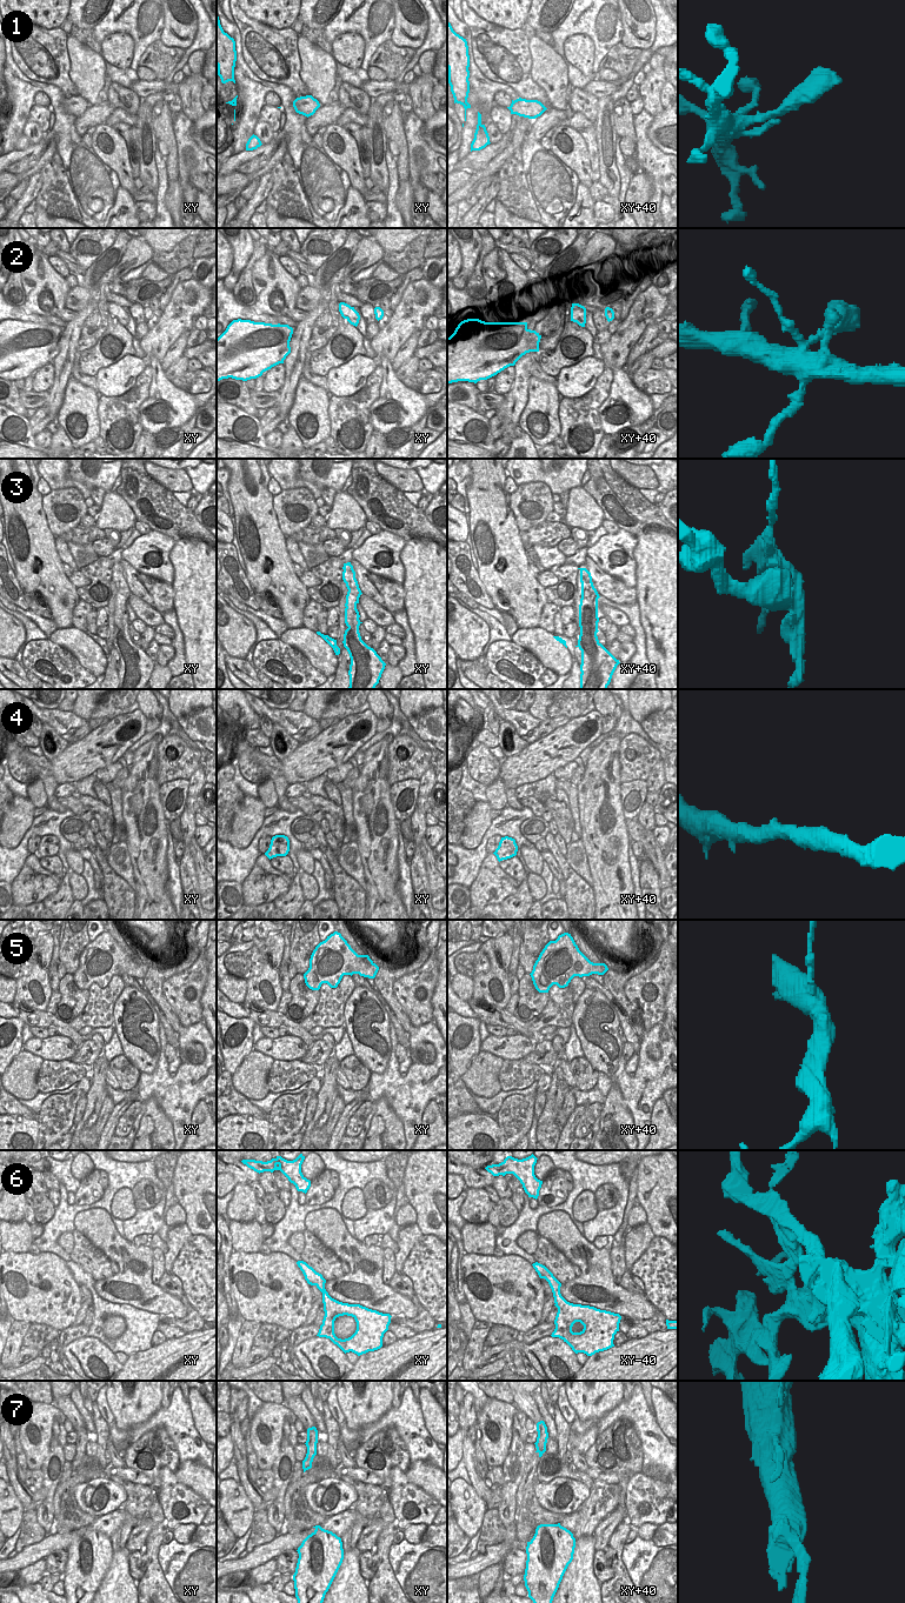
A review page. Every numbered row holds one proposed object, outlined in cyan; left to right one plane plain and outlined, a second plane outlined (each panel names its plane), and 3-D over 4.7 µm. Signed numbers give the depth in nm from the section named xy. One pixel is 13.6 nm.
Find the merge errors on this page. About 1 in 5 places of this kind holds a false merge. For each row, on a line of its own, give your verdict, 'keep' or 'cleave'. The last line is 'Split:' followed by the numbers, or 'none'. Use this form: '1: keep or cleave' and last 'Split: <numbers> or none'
1: keep
2: keep
3: cleave
4: keep
5: keep
6: cleave
7: cleave
Split: 3, 6, 7

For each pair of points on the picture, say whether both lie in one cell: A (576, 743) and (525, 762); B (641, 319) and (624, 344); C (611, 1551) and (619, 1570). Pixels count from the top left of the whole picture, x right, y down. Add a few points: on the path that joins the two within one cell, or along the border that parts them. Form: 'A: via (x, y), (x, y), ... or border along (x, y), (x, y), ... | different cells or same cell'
A: via (563, 746), (538, 760) | same cell
B: via (636, 325), (625, 338) | same cell
C: via (617, 1554), (618, 1564) | same cell

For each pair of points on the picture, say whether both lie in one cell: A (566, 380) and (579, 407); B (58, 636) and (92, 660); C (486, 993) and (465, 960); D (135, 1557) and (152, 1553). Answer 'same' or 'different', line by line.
A: different
B: same
C: different
D: different

